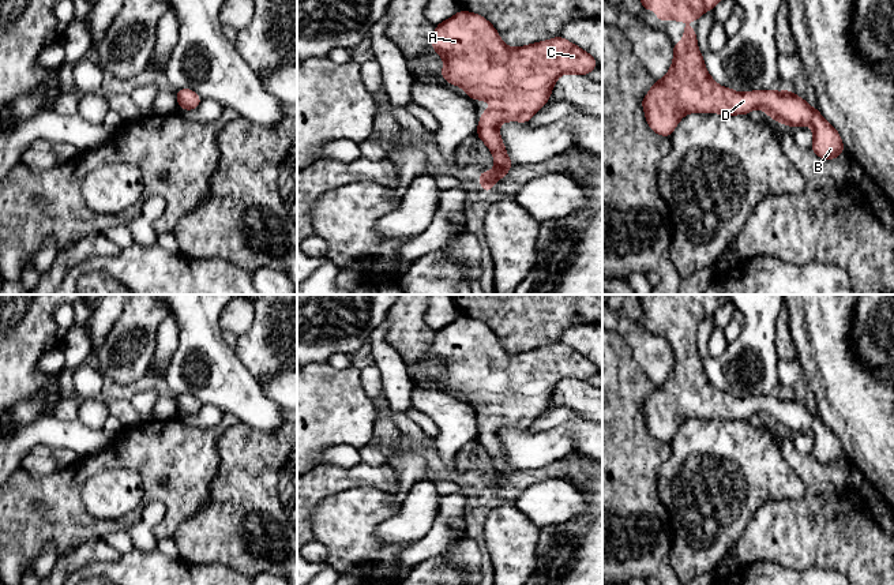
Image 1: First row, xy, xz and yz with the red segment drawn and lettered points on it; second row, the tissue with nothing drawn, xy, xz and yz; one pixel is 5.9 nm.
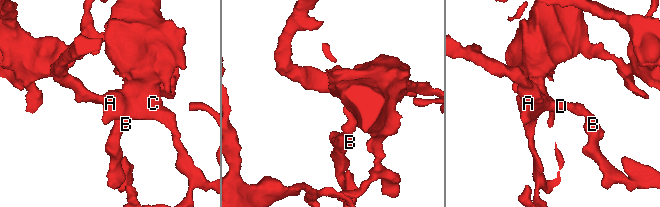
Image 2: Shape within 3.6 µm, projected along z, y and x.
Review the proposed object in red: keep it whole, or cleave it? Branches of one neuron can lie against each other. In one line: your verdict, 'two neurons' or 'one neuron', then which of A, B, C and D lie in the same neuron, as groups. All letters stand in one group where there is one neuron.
one neuron; A B C D

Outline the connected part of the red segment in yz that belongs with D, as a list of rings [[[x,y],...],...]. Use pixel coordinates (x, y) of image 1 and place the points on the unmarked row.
[[[683,331],[680,334],[685,341],[679,349],[673,349],[675,361],[670,375],[662,385],[654,387],[650,397],[642,405],[647,430],[654,438],[670,443],[681,423],[692,417],[733,421],[748,420],[752,415],[760,413],[771,424],[789,432],[810,430],[814,440],[811,455],[820,464],[834,465],[845,455],[839,439],[822,423],[818,413],[811,413],[804,404],[795,401],[788,394],[781,398],[771,394],[737,398],[715,389],[706,376],[702,359],[698,355],[694,333]]]

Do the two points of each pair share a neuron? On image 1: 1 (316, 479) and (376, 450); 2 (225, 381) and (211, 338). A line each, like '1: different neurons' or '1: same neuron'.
1: different neurons
2: same neuron

